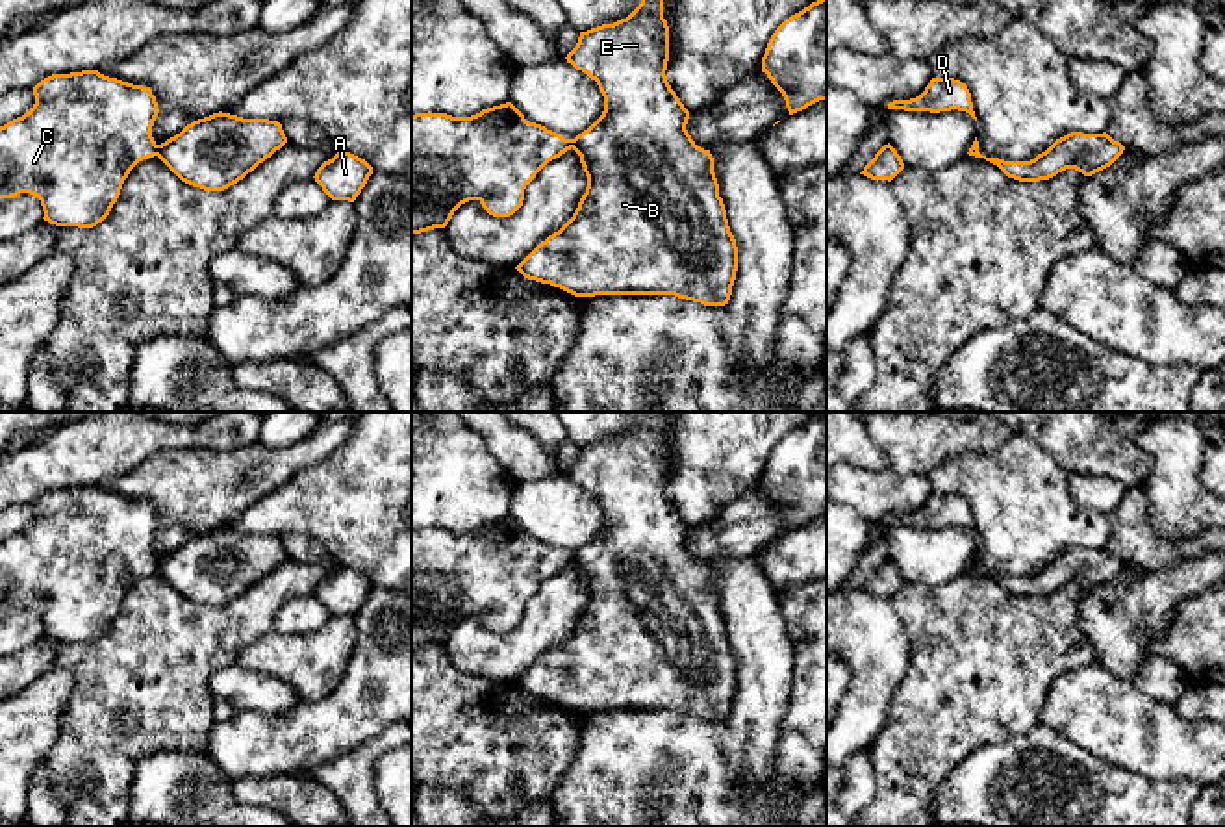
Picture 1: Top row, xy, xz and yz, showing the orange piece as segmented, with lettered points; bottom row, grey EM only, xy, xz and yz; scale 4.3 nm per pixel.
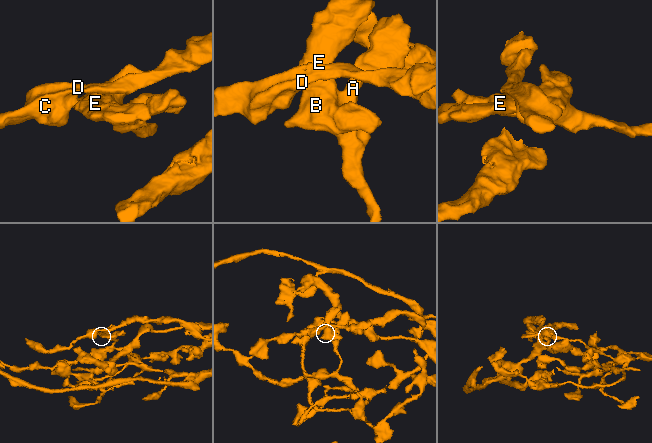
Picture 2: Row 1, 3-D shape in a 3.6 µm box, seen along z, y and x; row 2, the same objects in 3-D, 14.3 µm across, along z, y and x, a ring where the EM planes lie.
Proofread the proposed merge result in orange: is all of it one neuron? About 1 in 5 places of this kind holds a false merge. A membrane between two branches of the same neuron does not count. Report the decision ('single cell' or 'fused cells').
fused cells

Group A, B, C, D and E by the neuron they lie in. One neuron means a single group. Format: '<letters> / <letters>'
A B E / C D

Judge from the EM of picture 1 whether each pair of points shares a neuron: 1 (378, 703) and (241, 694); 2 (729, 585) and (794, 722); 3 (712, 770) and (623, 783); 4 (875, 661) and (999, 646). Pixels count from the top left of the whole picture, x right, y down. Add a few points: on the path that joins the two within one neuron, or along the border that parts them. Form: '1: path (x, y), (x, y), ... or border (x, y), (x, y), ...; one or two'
1: border (299, 701), (280, 712), (254, 711); two
2: border (794, 666), (788, 711), (779, 729); two
3: path (690, 776), (651, 776), (645, 781); one
4: border (899, 616), (912, 644), (912, 659), (894, 698); two

